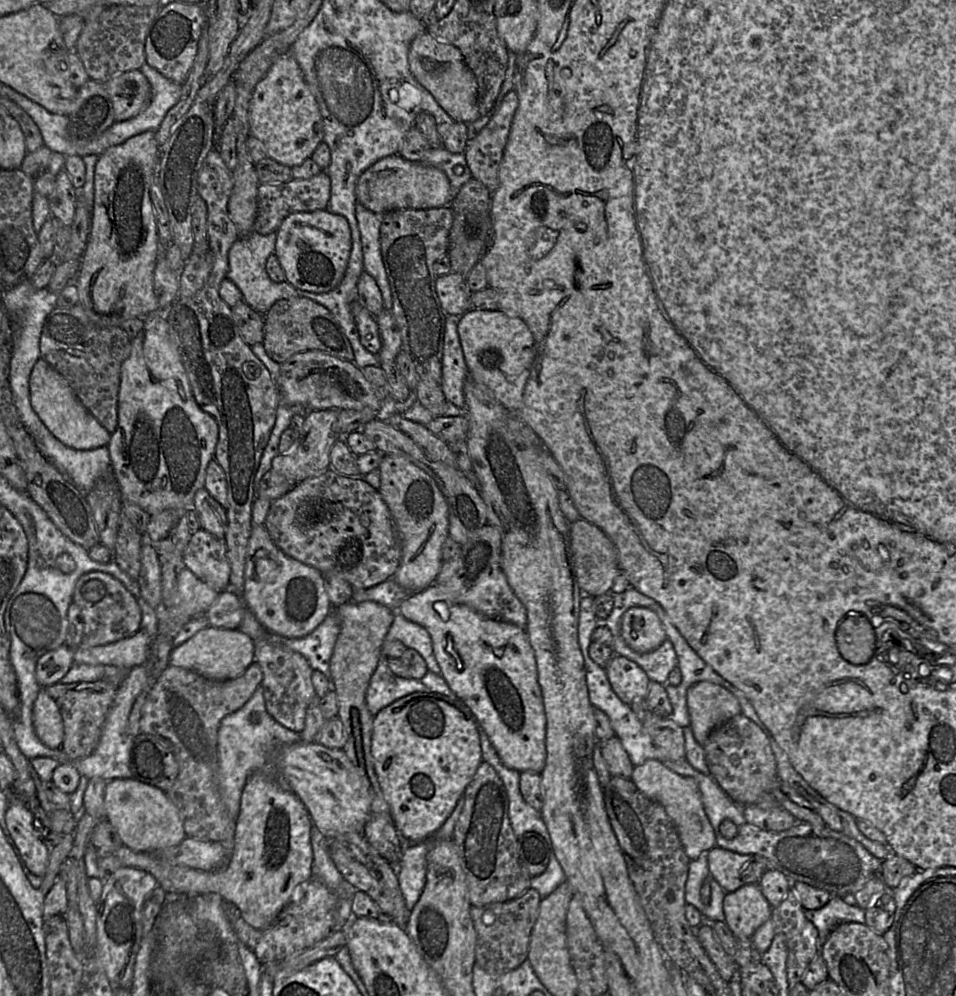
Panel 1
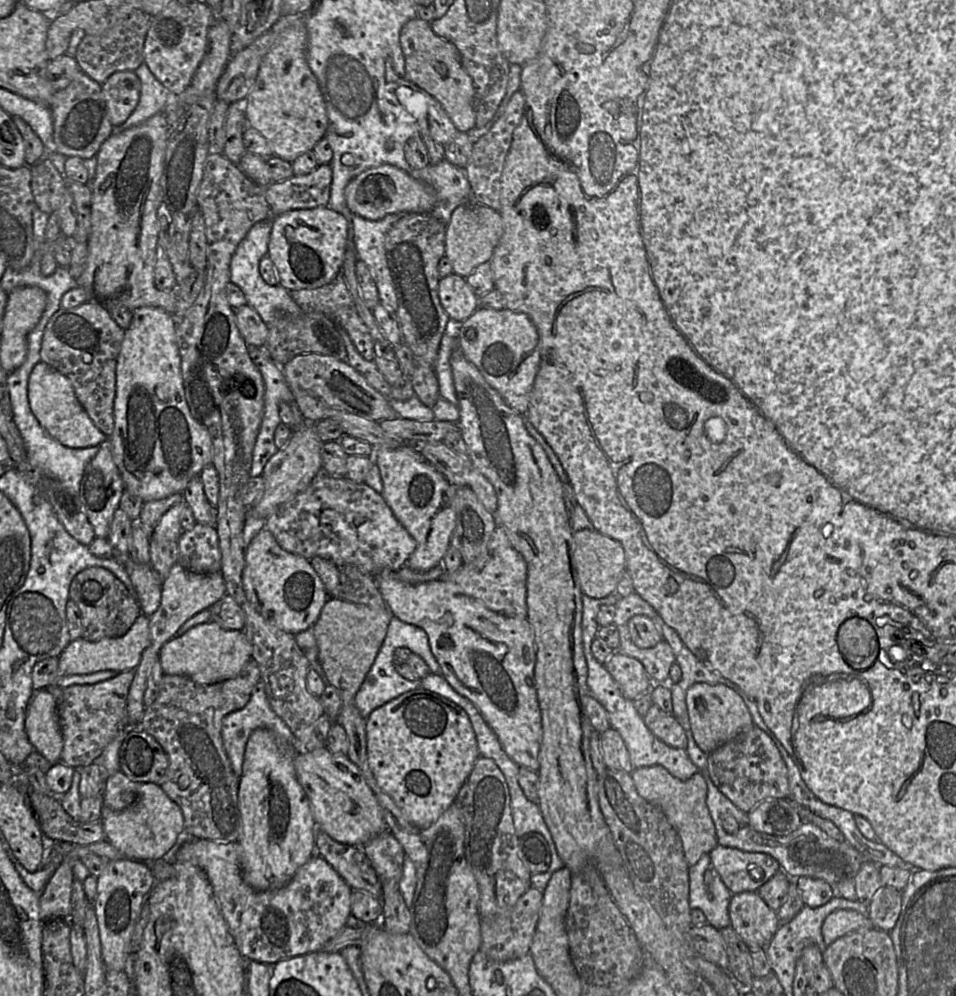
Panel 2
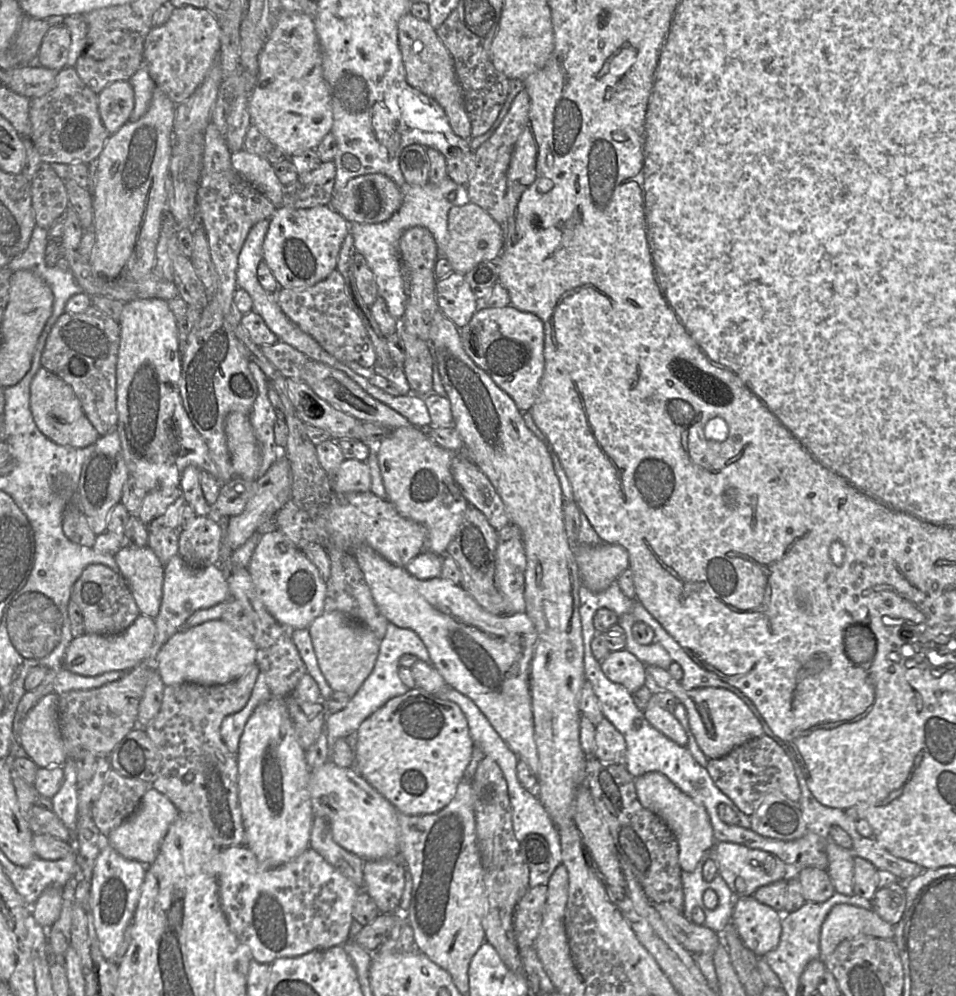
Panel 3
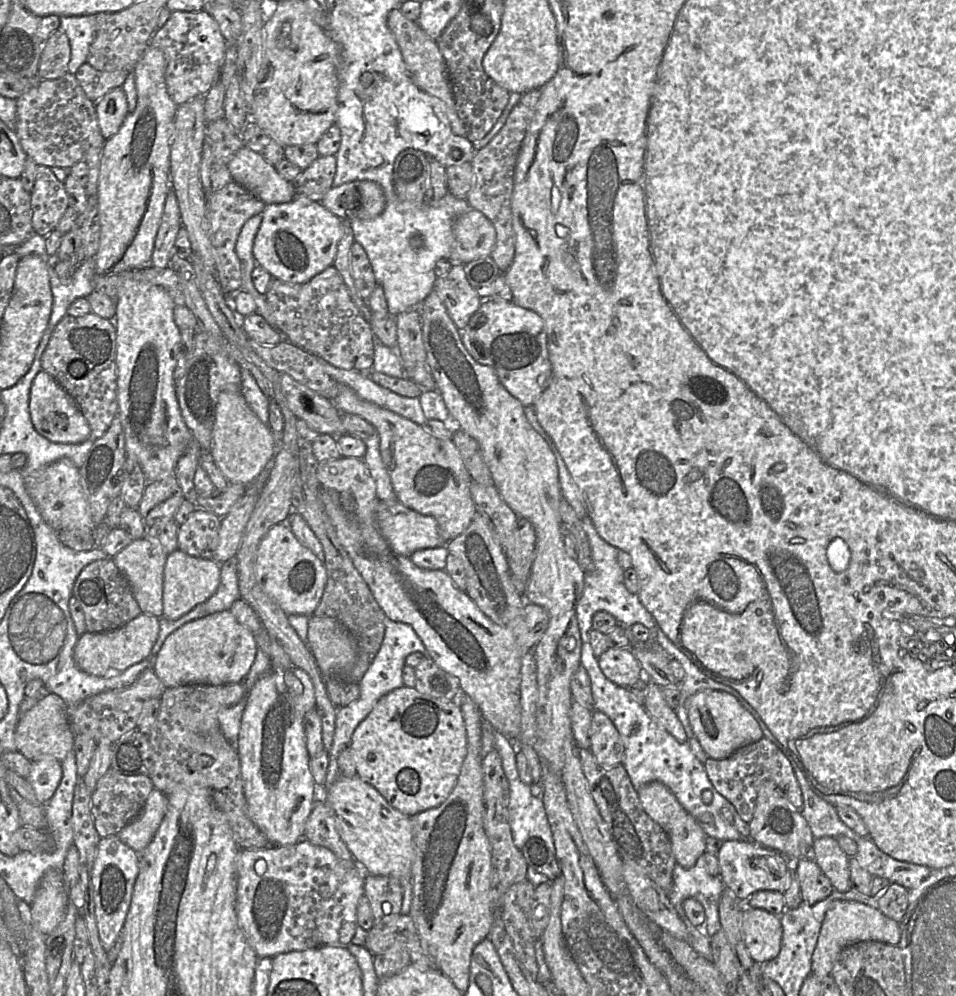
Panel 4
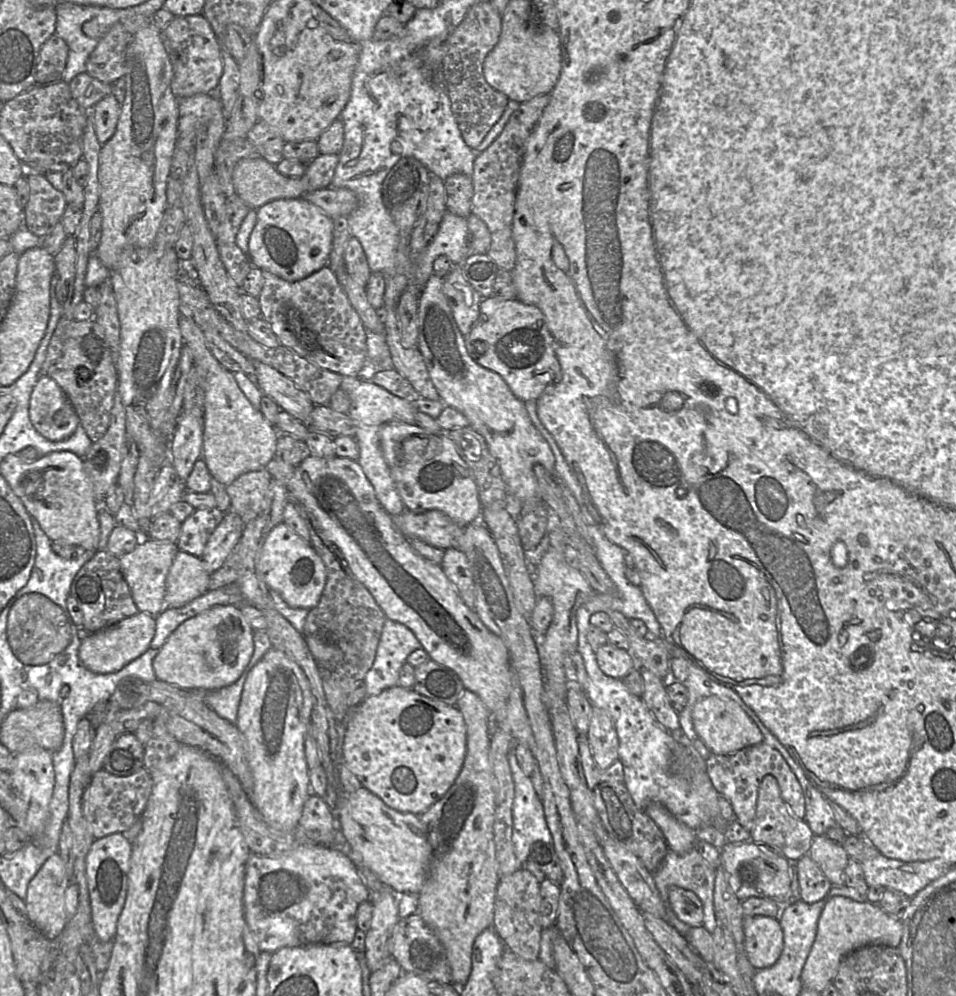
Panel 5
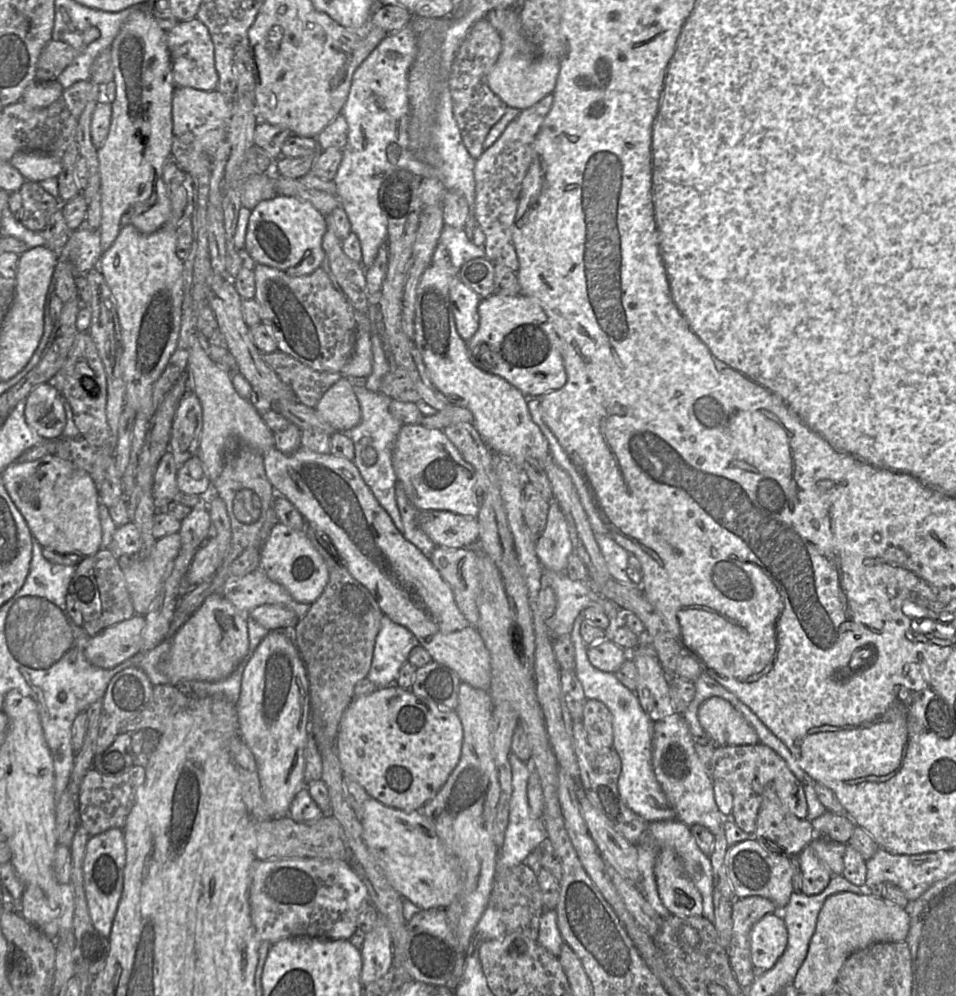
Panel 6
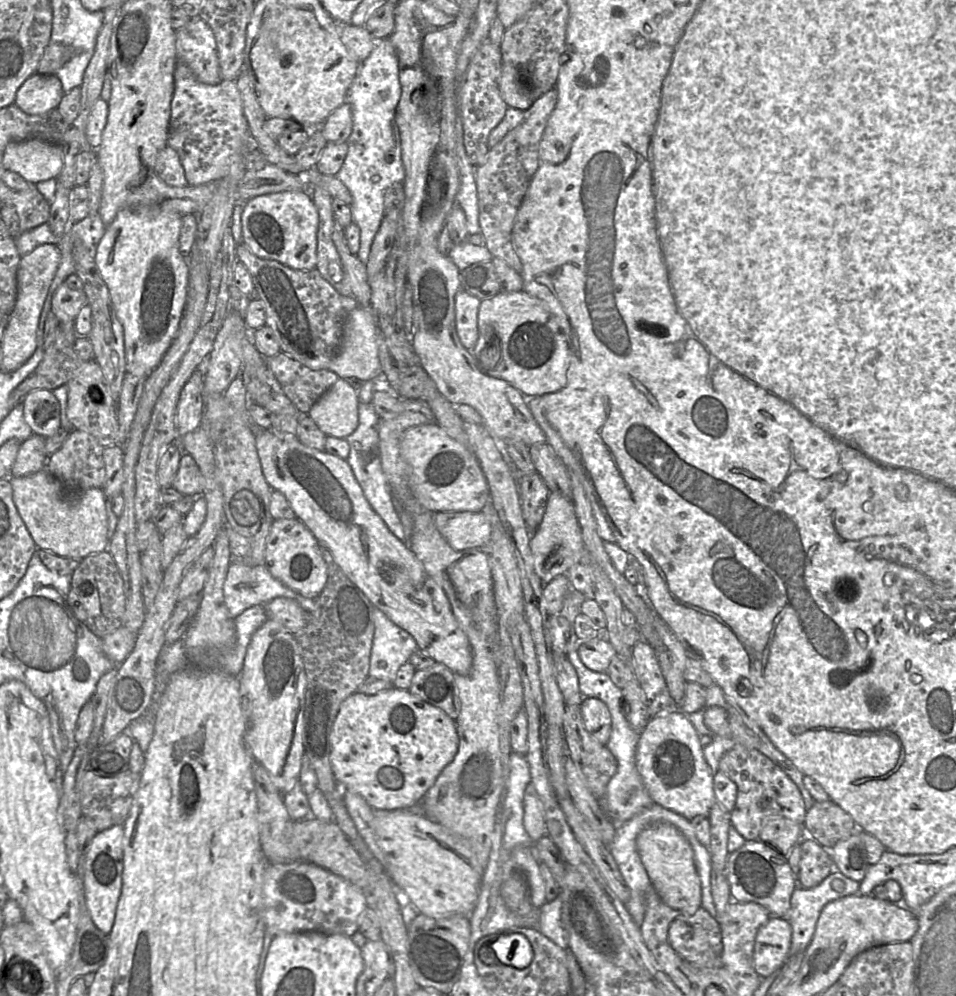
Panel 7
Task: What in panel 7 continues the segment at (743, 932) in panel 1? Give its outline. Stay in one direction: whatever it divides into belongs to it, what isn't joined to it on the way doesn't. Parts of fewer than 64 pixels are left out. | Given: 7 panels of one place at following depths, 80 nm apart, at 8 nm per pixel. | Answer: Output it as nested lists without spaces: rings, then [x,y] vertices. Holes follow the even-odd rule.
[[[771,915],[756,935],[753,964],[761,978],[780,971],[788,958],[791,946],[792,927],[782,917]]]

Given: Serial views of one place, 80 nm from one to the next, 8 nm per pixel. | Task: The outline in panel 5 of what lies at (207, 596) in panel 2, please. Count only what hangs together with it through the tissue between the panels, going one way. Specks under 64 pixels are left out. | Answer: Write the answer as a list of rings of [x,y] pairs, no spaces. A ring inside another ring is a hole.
[[[178,550],[166,579],[165,608],[182,607],[207,593],[211,574],[199,557]]]

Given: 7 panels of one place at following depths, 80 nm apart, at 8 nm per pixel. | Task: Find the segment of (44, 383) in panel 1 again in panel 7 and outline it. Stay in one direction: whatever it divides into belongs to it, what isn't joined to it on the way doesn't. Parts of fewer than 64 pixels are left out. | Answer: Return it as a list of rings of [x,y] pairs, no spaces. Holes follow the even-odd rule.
[[[52,390],[29,392],[22,401],[25,422],[34,434],[48,438],[61,428],[60,404]]]

